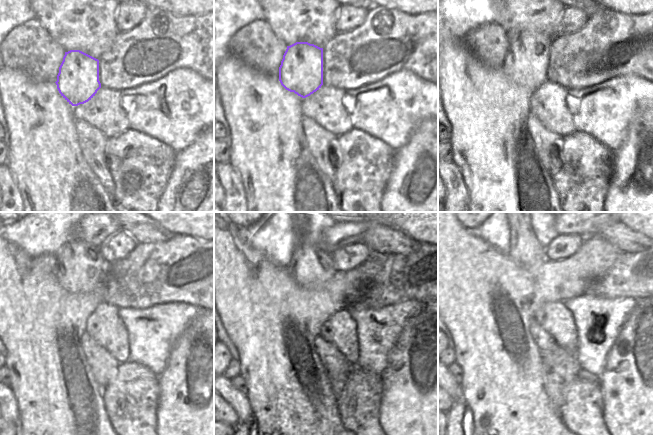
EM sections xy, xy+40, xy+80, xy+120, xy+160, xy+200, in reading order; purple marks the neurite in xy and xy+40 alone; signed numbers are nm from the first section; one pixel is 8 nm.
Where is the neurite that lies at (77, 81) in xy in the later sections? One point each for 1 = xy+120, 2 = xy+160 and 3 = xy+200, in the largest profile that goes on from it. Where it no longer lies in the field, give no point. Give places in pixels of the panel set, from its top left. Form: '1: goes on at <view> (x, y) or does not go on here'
1: goes on at xy+120 (81, 267)
2: goes on at xy+160 (310, 263)
3: goes on at xy+200 (524, 248)

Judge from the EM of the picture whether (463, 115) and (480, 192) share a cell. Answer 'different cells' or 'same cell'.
same cell

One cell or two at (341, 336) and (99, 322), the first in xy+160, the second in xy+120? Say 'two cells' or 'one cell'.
one cell

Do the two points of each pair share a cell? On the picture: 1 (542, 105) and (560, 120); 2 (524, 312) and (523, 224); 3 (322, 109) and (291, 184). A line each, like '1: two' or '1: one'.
1: one
2: two
3: two

